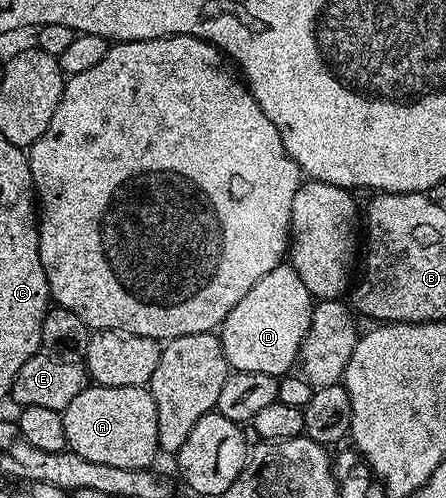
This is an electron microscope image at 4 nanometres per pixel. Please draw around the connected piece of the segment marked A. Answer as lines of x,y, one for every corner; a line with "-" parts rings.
88,385
80,393
76,393
76,397
72,397
70,404
61,413
64,421
64,437
66,438
67,448
80,453
80,457
85,457
87,461
97,461
100,465
117,465
120,469
150,469
155,466
154,458
160,455
158,446
158,410
156,409
156,401
152,397
152,393
145,386
112,388

